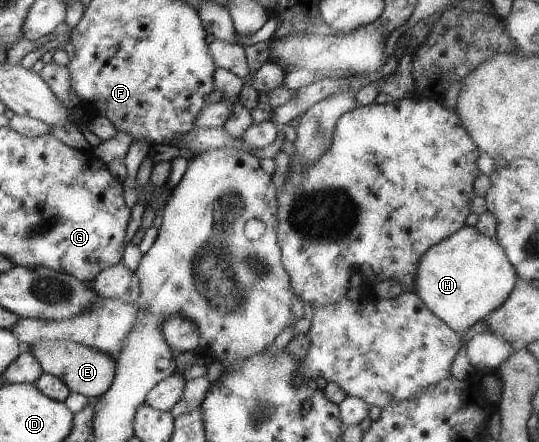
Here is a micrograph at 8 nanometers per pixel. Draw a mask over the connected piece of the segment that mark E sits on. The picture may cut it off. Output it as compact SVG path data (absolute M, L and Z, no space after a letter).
M37 340L26 344L29 353L39 362L44 373L62 379L69 392L83 394L88 399L101 395L111 383L115 373L116 360L98 352L95 348L87 347L72 341Z

